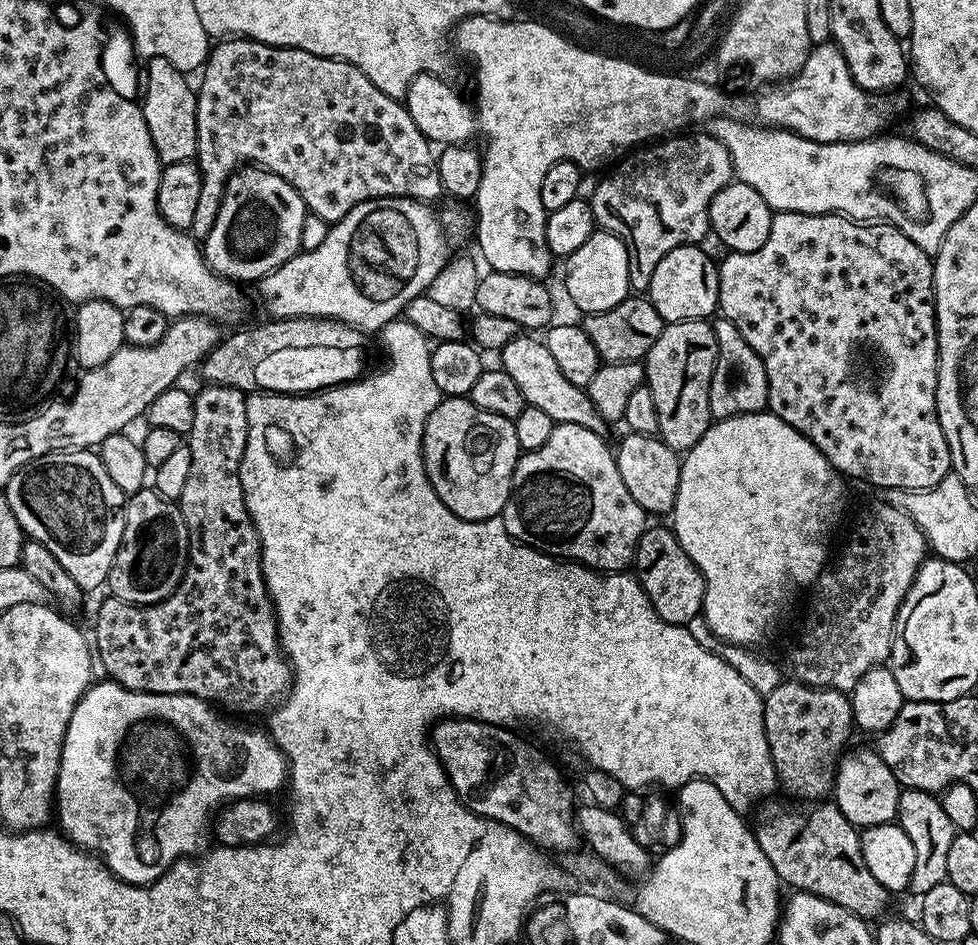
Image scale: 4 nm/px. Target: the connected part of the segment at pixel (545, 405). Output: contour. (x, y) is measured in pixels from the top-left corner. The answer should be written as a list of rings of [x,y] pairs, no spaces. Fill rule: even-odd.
[[[521,334],[506,342],[506,346],[498,353],[499,367],[518,385],[518,390],[522,390],[522,398],[529,408],[537,408],[550,414],[553,422],[558,424],[577,424],[586,426],[586,430],[594,430],[603,433],[606,428],[606,421],[596,412],[596,407],[590,402],[585,389],[574,386],[574,382],[569,382],[562,374],[550,350],[546,350],[543,339],[536,340],[532,334]]]

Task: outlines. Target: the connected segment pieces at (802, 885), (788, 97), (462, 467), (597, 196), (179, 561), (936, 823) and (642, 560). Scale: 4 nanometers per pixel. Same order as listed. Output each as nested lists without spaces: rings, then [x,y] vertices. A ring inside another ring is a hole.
[[[768,798],[755,809],[756,824],[754,831],[756,841],[766,854],[770,866],[774,866],[776,877],[781,885],[798,892],[809,892],[818,898],[826,898],[826,902],[834,902],[842,906],[842,910],[850,910],[858,918],[866,922],[876,922],[885,915],[890,894],[874,874],[870,874],[866,866],[866,858],[862,858],[862,842],[860,832],[855,824],[850,823],[832,802],[788,802],[783,804],[777,798]]]
[[[834,42],[815,45],[809,51],[806,62],[797,76],[765,87],[757,91],[755,96],[756,101],[752,104],[752,112],[761,125],[783,128],[789,132],[798,133],[802,138],[823,144],[849,144],[852,140],[871,140],[887,129],[884,127],[891,122],[892,115],[896,112],[895,106],[888,101],[887,95],[867,92],[862,86],[858,86],[858,82],[854,82],[846,66],[846,58],[842,58]]]
[[[449,396],[441,399],[440,405],[432,411],[430,418],[424,427],[424,469],[428,475],[428,480],[432,484],[432,488],[438,494],[438,498],[442,498],[442,502],[449,510],[458,518],[463,520],[491,520],[499,517],[503,513],[506,502],[510,498],[510,490],[512,489],[512,475],[516,469],[516,463],[519,462],[522,450],[518,446],[518,434],[516,433],[516,425],[513,421],[502,418],[498,414],[490,414],[490,410],[482,410],[478,406],[474,406],[471,398],[463,396]]]
[[[692,130],[687,134],[673,134],[649,142],[627,153],[612,170],[609,176],[601,175],[597,179],[596,189],[590,201],[592,212],[596,215],[597,225],[605,232],[614,233],[622,242],[622,246],[626,246],[630,262],[629,289],[633,293],[644,294],[648,291],[654,266],[662,262],[667,252],[683,244],[699,245],[703,235],[710,229],[708,207],[718,190],[733,183],[732,159],[726,146],[722,146],[718,138],[709,136],[704,130]]]
[[[145,486],[131,493],[124,505],[124,533],[106,584],[111,595],[128,604],[157,604],[170,595],[188,569],[188,531],[179,503]]]
[[[904,788],[898,802],[898,823],[906,830],[906,838],[914,846],[914,874],[910,874],[908,888],[916,898],[926,895],[934,886],[945,883],[946,858],[950,851],[950,842],[954,842],[957,830],[946,818],[946,810],[942,810],[939,799],[931,792]]]
[[[645,527],[636,547],[634,575],[649,596],[656,613],[666,622],[687,626],[692,618],[701,615],[704,607],[704,575],[692,561],[690,554],[682,550],[671,527]]]

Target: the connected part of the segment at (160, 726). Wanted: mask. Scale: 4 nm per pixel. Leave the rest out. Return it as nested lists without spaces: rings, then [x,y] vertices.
[[[104,678],[101,684],[93,683],[84,691],[83,698],[78,702],[70,718],[70,726],[66,726],[66,738],[62,746],[60,769],[56,779],[56,803],[54,805],[55,819],[57,821],[60,819],[59,831],[67,836],[76,847],[99,856],[106,867],[127,884],[153,884],[175,860],[195,857],[205,847],[203,844],[207,842],[208,836],[210,840],[210,825],[225,805],[247,796],[267,797],[269,795],[267,792],[276,792],[280,787],[283,789],[286,784],[284,755],[280,753],[267,731],[255,732],[252,728],[243,728],[242,725],[227,720],[227,718],[232,719],[227,715],[224,717],[219,714],[224,715],[217,711],[209,701],[200,700],[197,696],[135,692],[111,678]]]

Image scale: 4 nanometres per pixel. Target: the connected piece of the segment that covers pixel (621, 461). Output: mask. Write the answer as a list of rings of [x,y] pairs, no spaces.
[[[628,432],[621,438],[620,445],[615,445],[614,455],[618,474],[622,474],[622,483],[630,490],[634,502],[638,502],[646,514],[653,512],[656,516],[667,517],[678,498],[681,457],[677,452],[666,446],[659,435]]]

